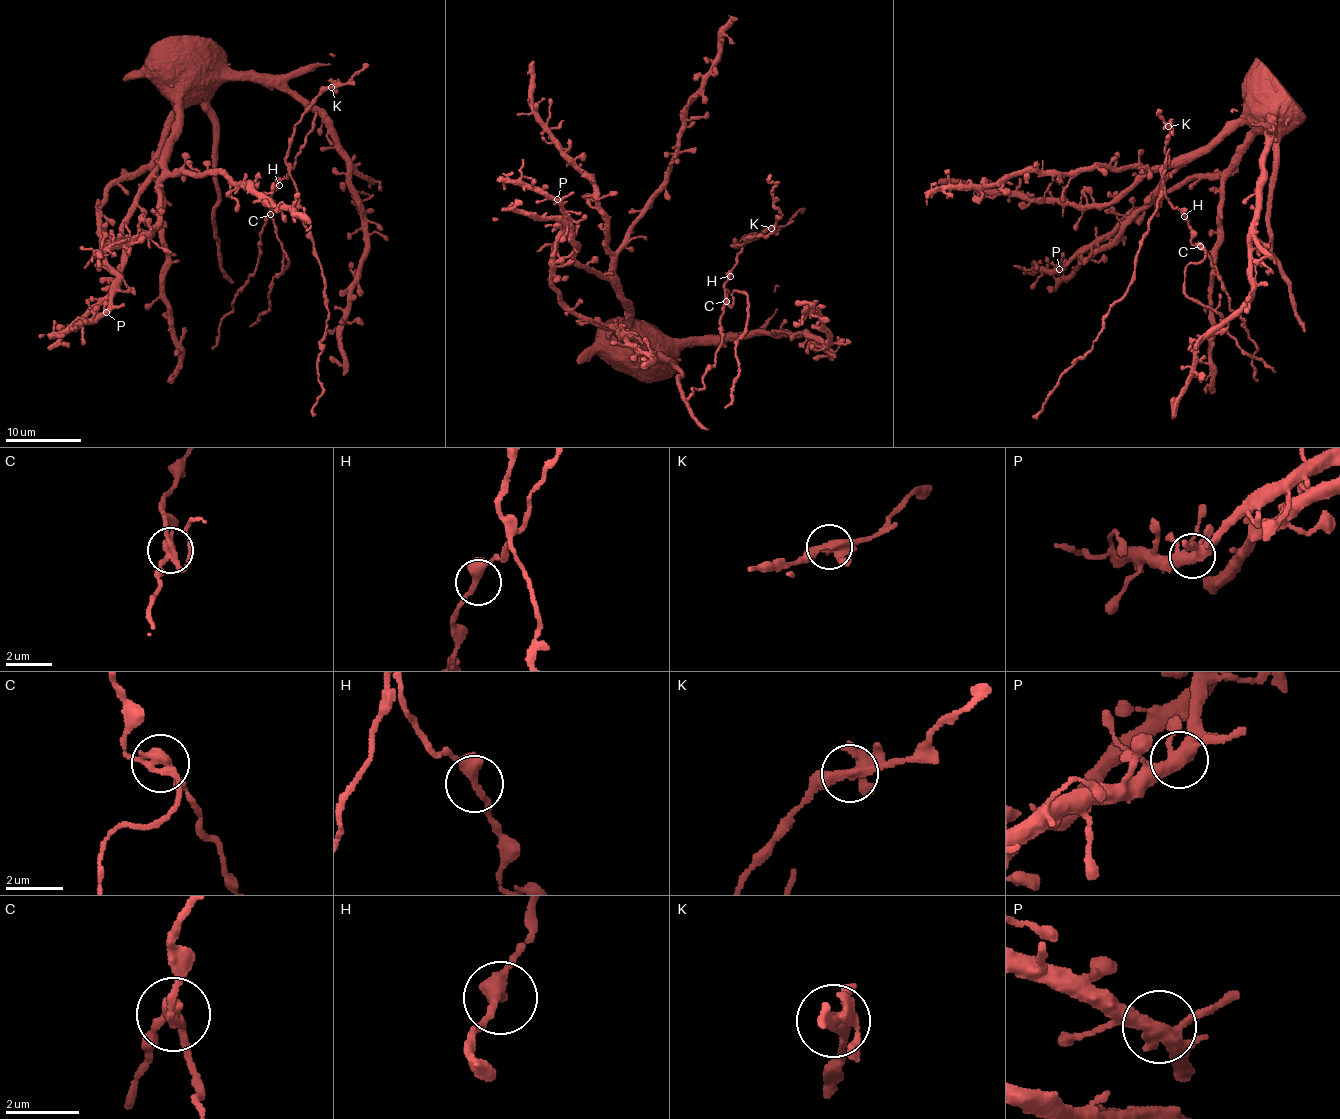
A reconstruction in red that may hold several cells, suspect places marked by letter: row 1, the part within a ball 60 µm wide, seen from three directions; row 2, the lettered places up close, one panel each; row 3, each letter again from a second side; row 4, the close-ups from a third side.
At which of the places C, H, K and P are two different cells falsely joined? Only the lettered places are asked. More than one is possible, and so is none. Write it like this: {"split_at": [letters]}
{"split_at": ["C", "K"]}

